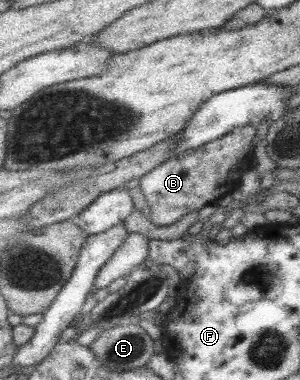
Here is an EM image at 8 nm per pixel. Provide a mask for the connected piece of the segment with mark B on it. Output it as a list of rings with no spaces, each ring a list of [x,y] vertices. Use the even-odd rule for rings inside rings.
[[[252,123],[238,127],[221,139],[170,158],[143,177],[140,187],[149,204],[150,222],[158,227],[170,226],[182,216],[199,211],[232,194],[239,187],[242,174],[253,168],[252,162],[256,156],[252,142],[256,134],[258,132]]]

